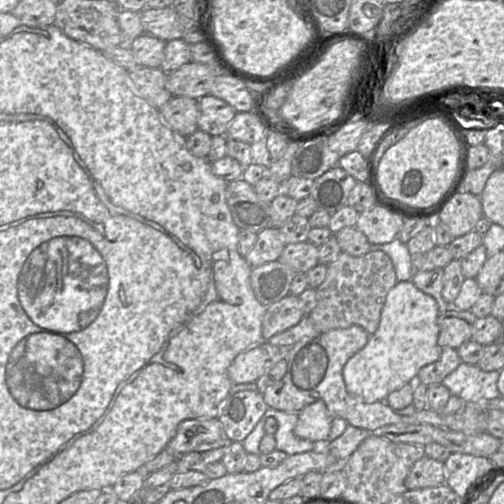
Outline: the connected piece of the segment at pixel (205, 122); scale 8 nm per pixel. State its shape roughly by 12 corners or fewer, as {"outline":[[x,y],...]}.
{"outline":[[211,94],[199,100],[198,129],[226,135],[237,111]]}

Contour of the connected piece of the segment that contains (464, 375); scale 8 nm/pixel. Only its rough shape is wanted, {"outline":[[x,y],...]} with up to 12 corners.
{"outline":[[461,362],[443,384],[463,402],[500,397],[500,371]]}

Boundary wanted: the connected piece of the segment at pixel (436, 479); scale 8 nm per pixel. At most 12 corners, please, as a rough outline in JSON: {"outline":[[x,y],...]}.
{"outline":[[423,456],[405,478],[405,489],[446,482],[444,462]]}

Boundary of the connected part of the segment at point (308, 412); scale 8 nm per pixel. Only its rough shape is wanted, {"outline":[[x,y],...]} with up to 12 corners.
{"outline":[[317,400],[299,412],[294,433],[315,444],[347,425]]}

